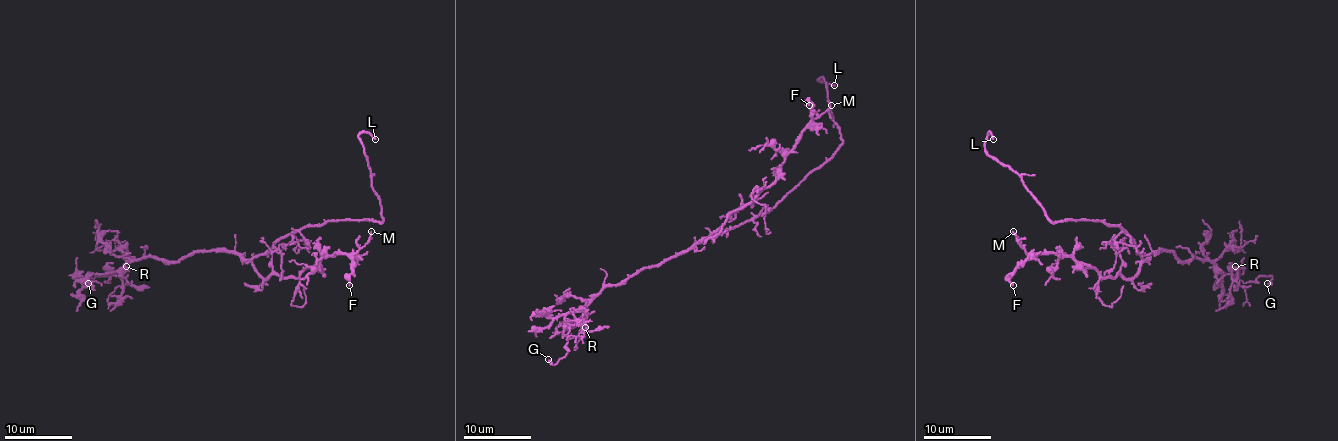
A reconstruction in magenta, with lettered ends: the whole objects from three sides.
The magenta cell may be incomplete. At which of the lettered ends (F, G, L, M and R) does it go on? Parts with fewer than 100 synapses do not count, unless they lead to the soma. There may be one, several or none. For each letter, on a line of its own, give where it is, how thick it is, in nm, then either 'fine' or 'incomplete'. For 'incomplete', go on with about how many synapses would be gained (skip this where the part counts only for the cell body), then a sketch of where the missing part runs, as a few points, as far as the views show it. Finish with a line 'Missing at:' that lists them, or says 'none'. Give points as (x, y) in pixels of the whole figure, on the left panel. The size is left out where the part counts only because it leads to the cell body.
F: (349, 285) | 170 nm | fine
G: (88, 283) | 140 nm | fine
L: (375, 139) | 160 nm | incomplete | (375, 139), (392, 154), (386, 161), (390, 165)
M: (371, 231) | 120 nm | fine
R: (126, 266) | 170 nm | fine
Missing at: L

